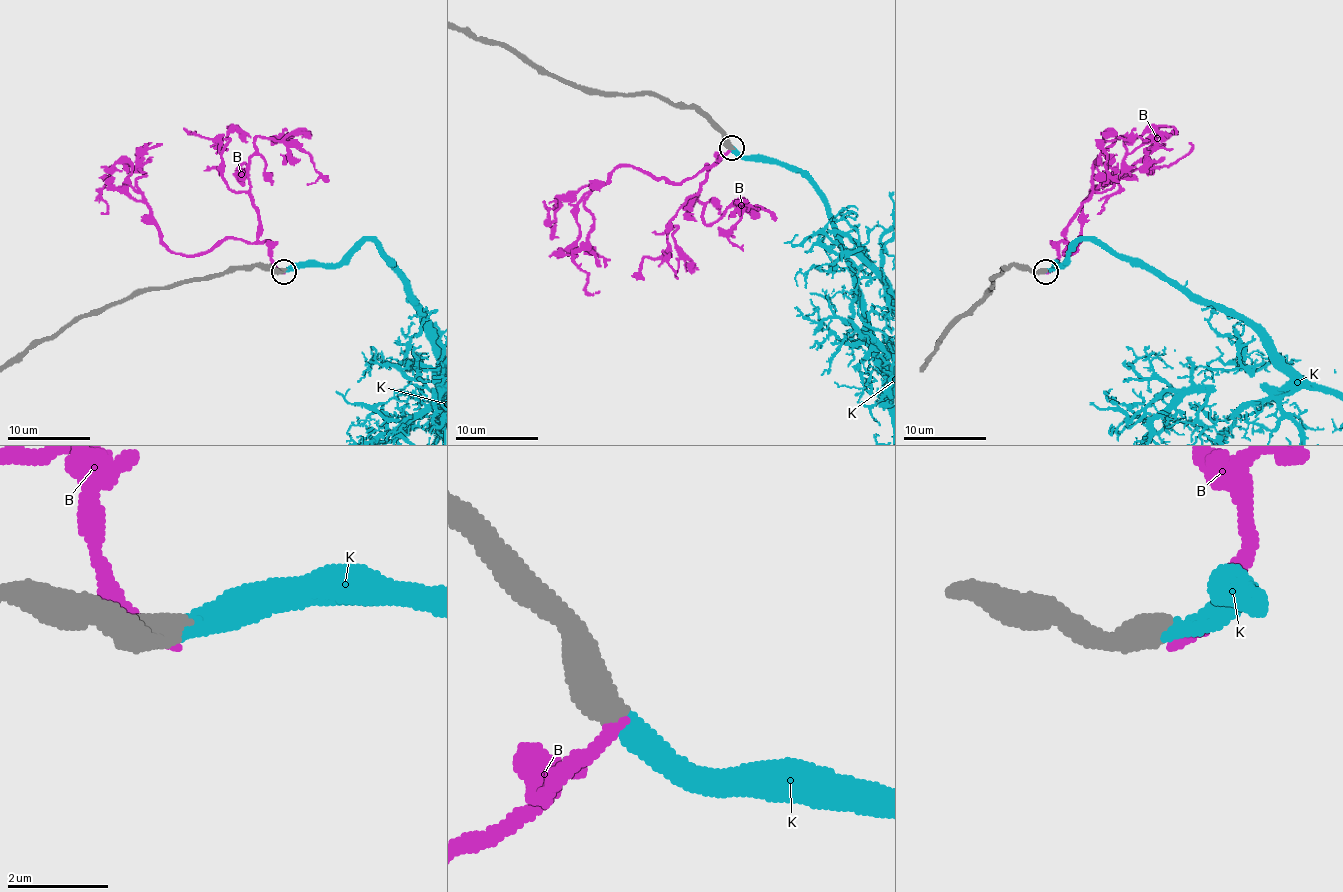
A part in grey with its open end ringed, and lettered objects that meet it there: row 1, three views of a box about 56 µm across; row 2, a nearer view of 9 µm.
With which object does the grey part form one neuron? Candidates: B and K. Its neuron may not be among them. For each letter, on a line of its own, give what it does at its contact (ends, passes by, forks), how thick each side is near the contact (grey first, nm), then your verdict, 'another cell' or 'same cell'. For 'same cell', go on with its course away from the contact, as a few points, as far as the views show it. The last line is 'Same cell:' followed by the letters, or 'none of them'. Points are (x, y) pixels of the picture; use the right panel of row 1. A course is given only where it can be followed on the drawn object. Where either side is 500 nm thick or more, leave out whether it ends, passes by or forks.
B: 650 nm thick on the grey side, 260 nm on the other; another cell
K: 600 nm thick on the grey side, 440 nm on the other; same cell
Same cell: K

